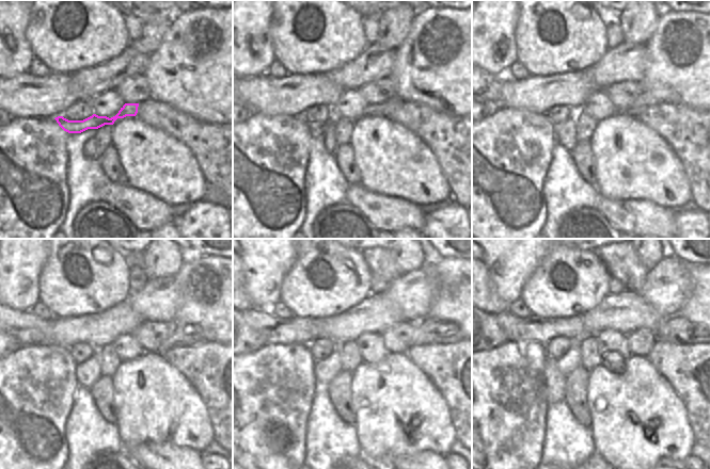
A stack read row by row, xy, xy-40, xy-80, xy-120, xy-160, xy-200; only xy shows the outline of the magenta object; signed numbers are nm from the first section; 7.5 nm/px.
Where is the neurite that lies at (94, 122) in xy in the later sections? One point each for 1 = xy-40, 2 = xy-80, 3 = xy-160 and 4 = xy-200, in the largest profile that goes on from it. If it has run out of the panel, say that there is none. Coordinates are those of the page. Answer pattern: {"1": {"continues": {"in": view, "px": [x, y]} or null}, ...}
{"1": {"continues": {"in": "xy-40", "px": [385, 109]}}, "2": {"continues": {"in": "xy-80", "px": [645, 100]}}, "3": {"continues": {"in": "xy-160", "px": [428, 330]}}, "4": {"continues": {"in": "xy-200", "px": [676, 328]}}}

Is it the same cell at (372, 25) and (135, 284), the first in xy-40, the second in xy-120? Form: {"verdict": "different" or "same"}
{"verdict": "same"}

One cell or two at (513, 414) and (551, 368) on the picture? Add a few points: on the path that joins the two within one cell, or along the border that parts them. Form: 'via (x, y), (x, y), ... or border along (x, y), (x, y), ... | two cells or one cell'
border along (548, 357), (543, 369), (545, 398), (547, 401) | two cells

